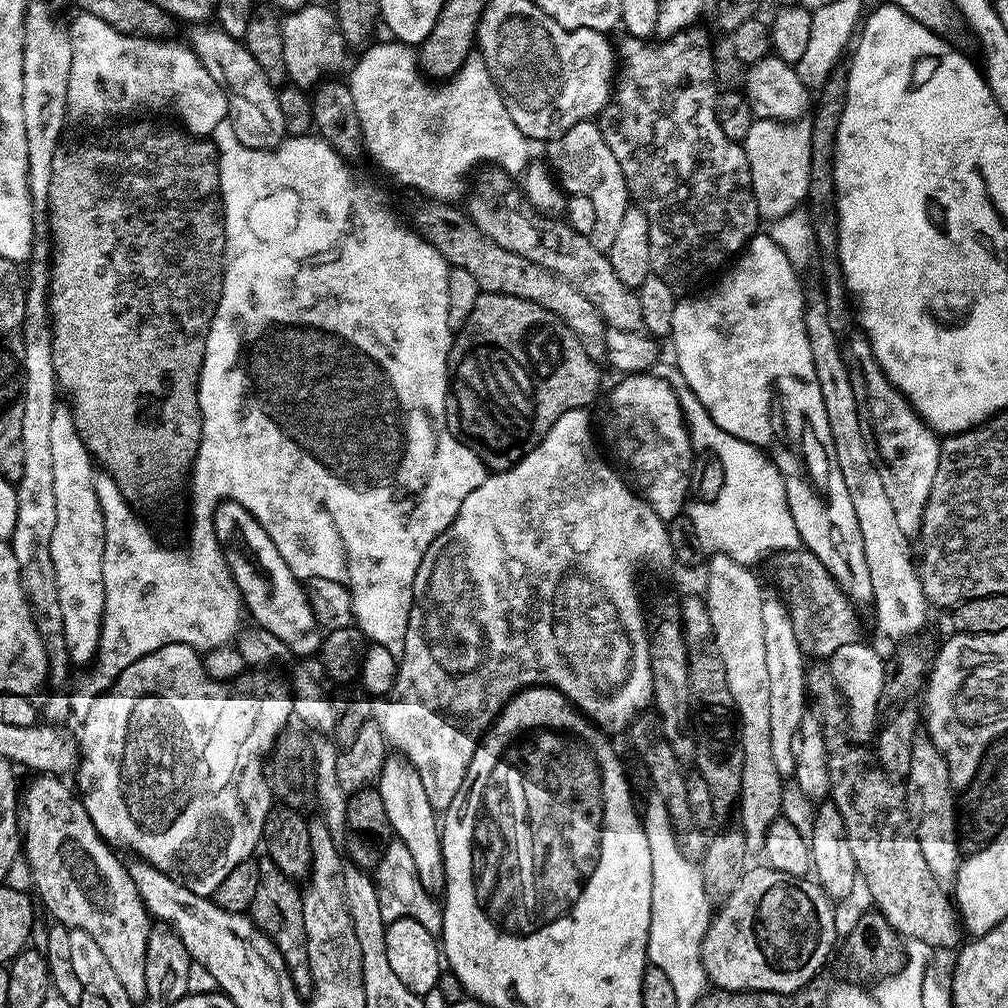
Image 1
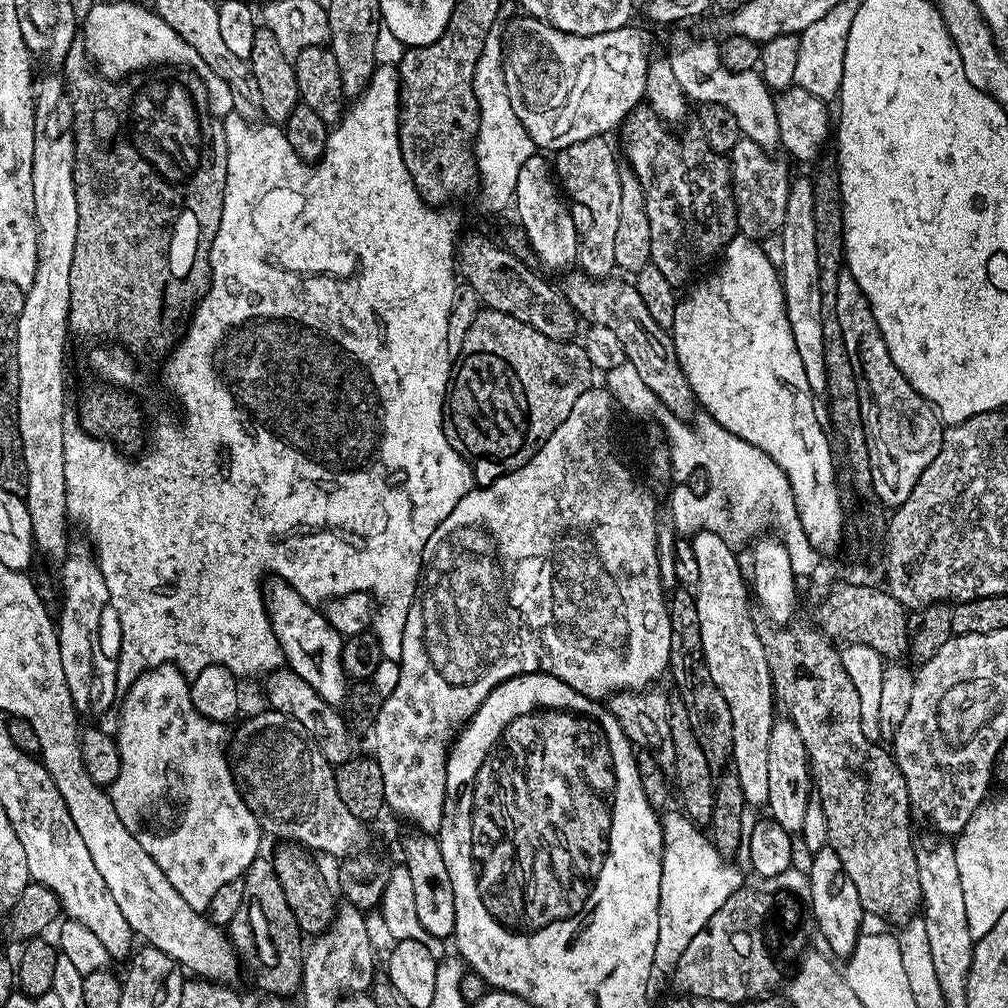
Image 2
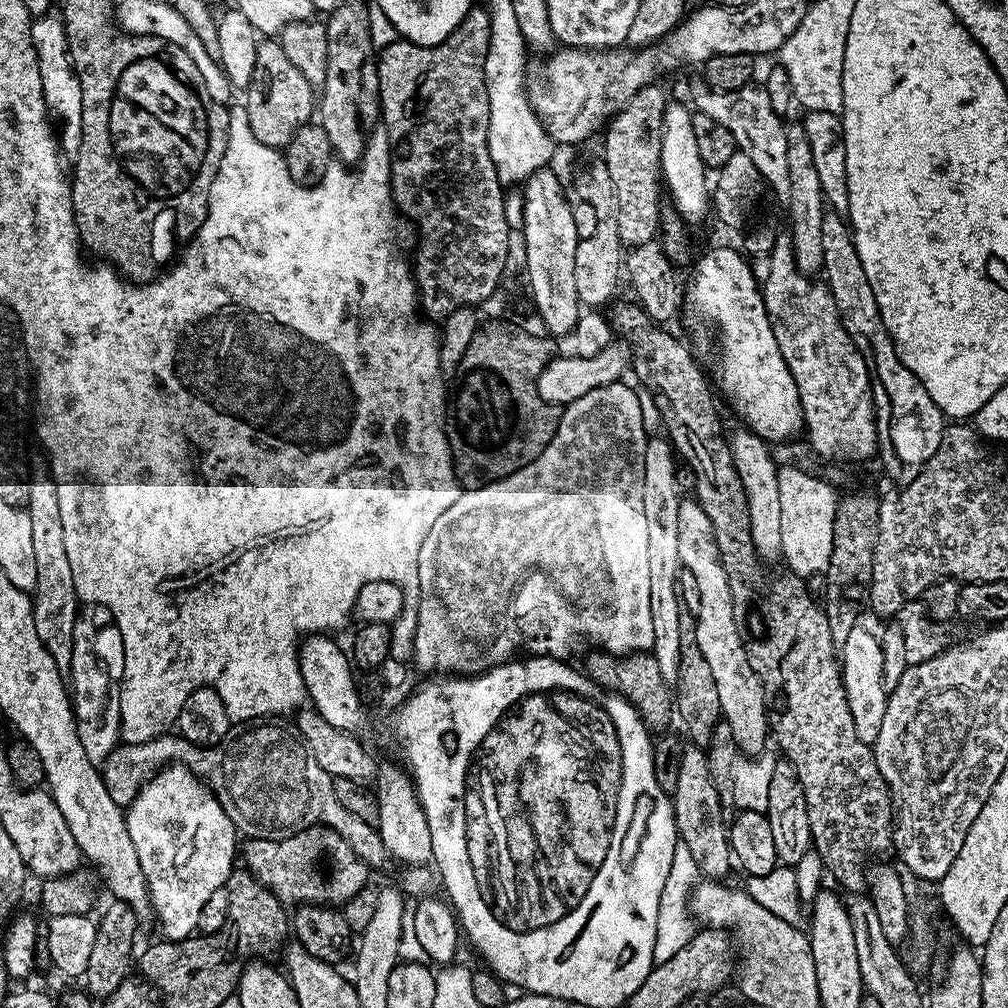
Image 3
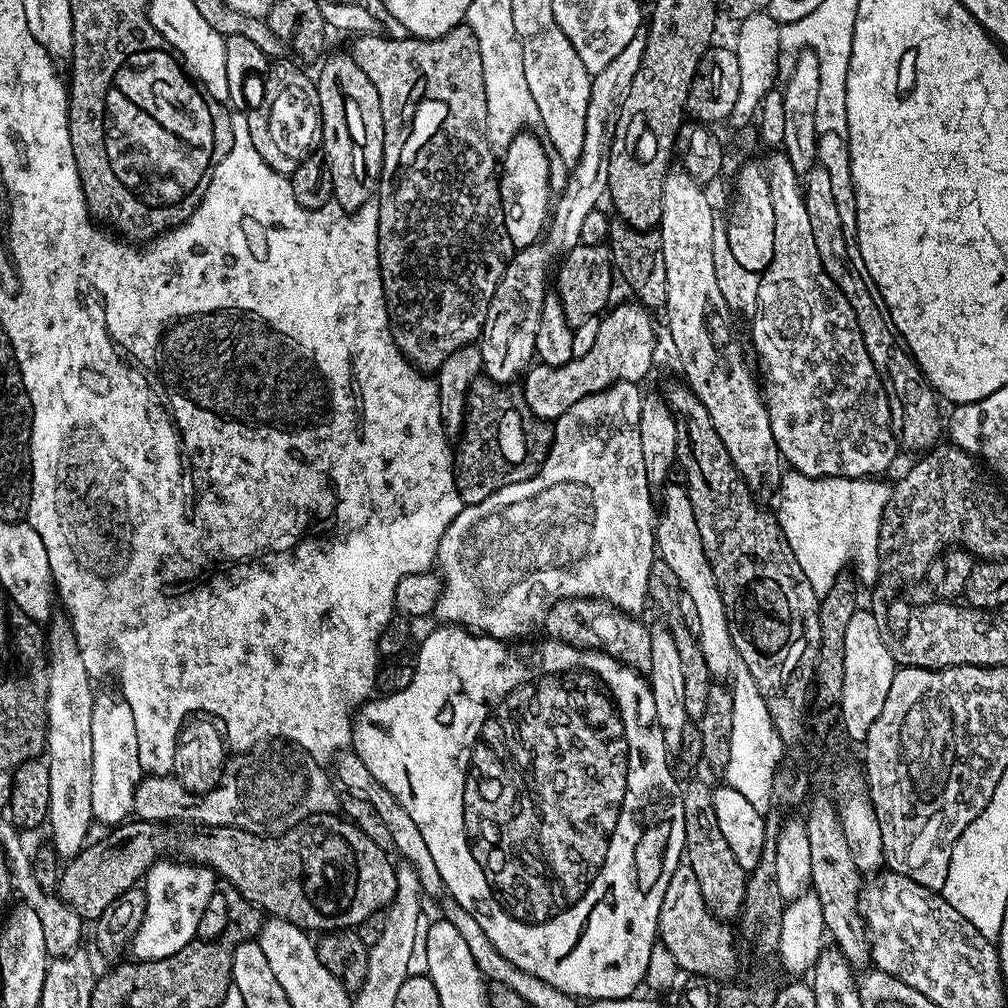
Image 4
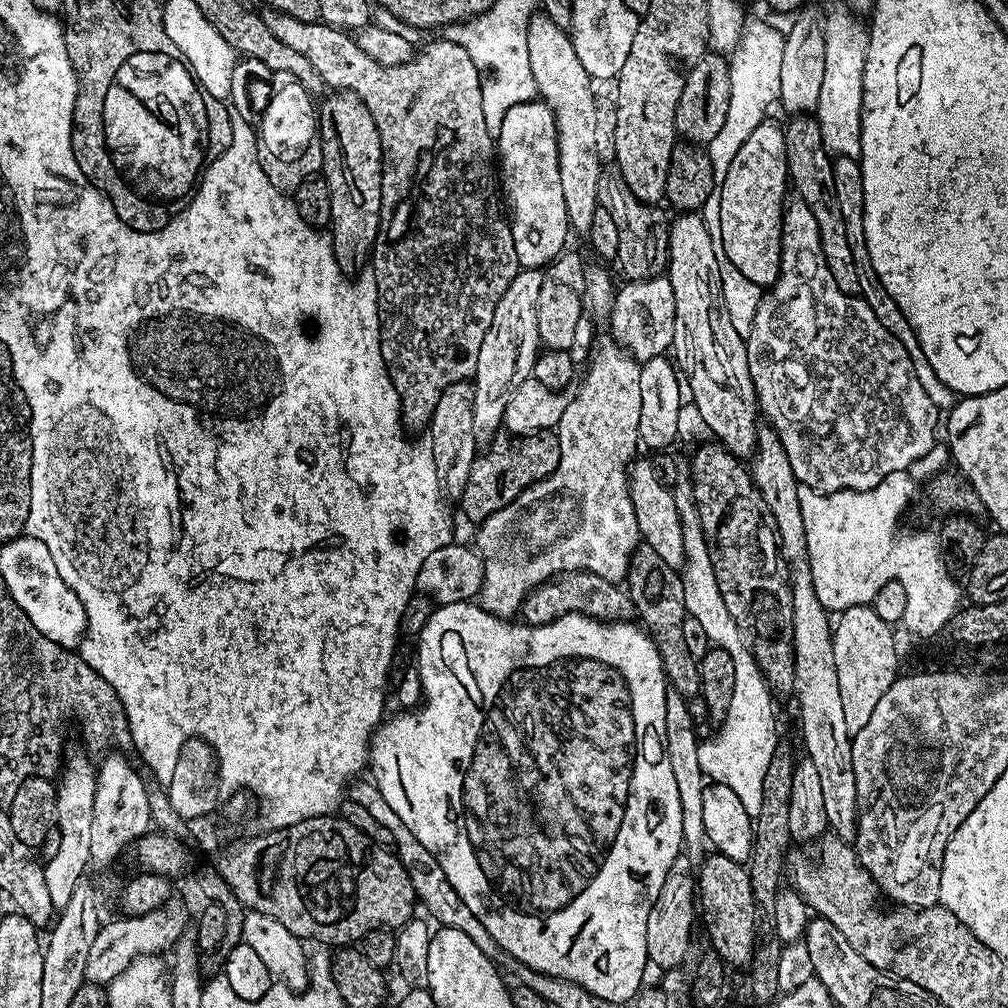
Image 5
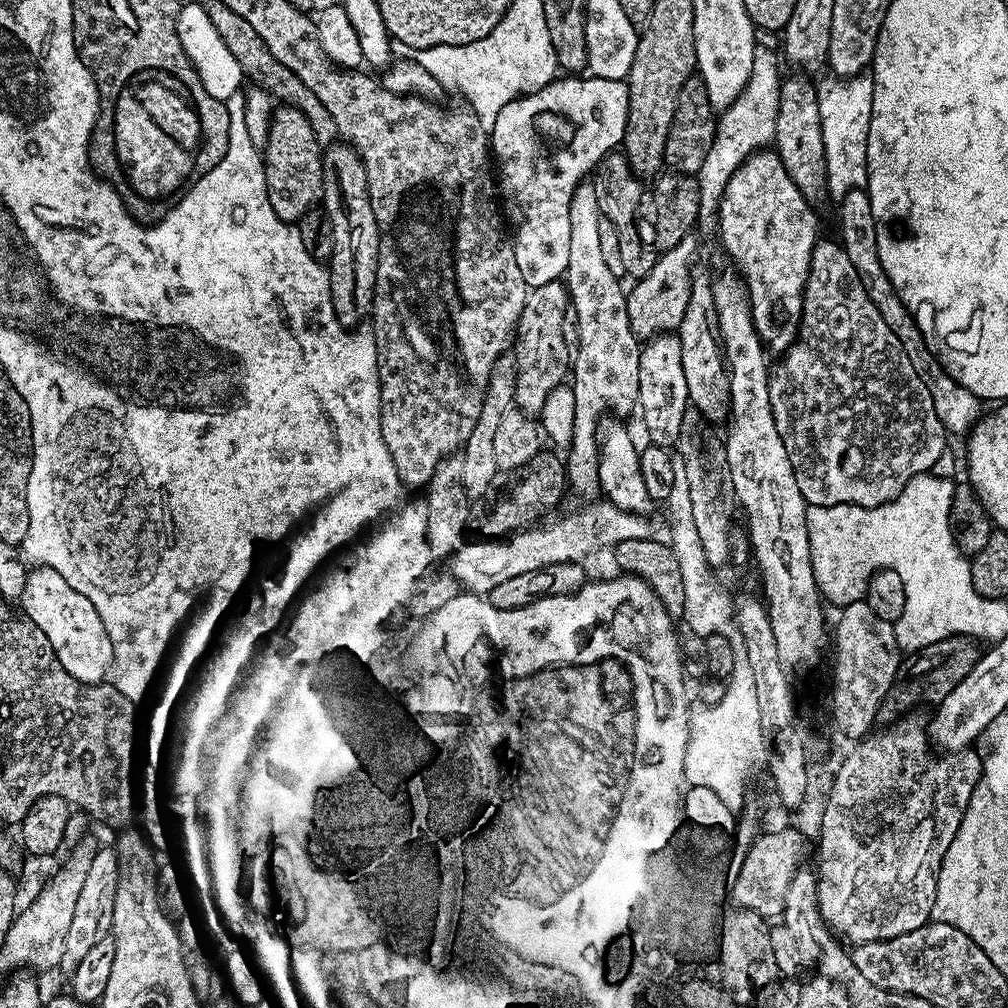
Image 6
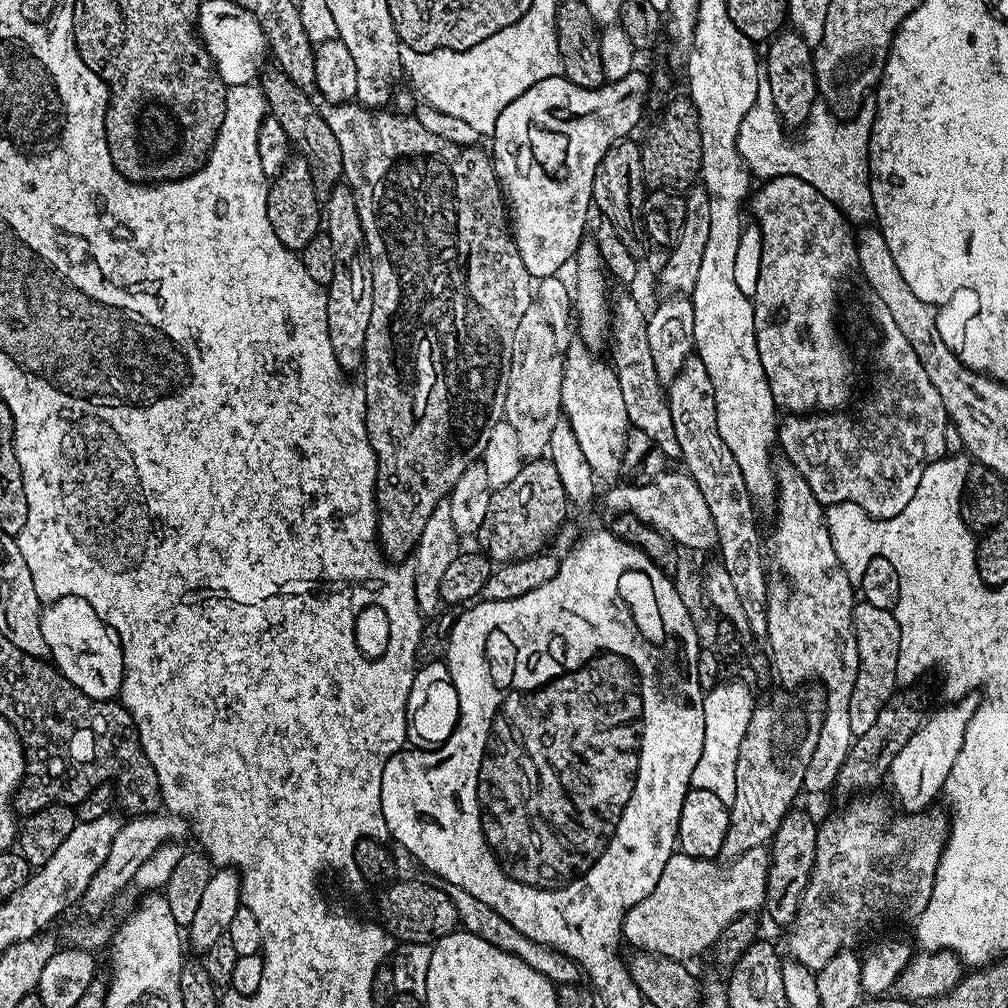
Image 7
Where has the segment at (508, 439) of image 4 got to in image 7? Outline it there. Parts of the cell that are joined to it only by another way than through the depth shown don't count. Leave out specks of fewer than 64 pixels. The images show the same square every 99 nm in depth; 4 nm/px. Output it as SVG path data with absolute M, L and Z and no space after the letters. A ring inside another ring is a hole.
M551 459L529 460L521 463L514 482L506 482L506 486L492 492L490 506L486 510L486 522L482 522L474 536L480 539L479 547L489 560L519 560L522 556L535 553L539 544L547 542L548 535L567 518L568 508L568 495Z

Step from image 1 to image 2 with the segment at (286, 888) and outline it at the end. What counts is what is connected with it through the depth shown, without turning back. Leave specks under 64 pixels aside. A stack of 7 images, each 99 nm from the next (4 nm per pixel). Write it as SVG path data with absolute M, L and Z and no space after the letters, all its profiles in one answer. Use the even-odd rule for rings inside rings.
M256 857L243 874L246 908L252 922L256 956L260 962L254 976L255 984L264 994L292 998L303 989L304 934L287 905L286 894L274 874L271 859Z

